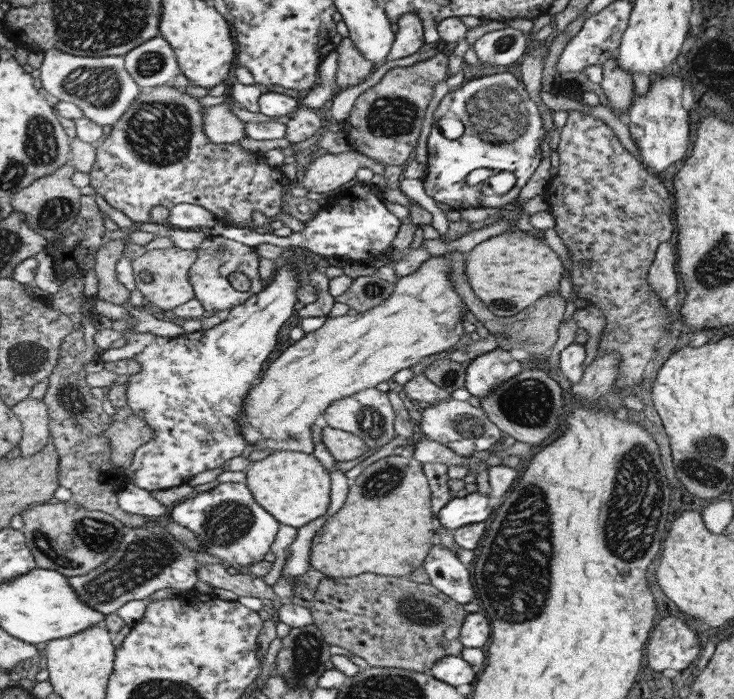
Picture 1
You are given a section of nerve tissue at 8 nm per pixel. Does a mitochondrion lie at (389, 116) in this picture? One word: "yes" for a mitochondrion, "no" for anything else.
yes

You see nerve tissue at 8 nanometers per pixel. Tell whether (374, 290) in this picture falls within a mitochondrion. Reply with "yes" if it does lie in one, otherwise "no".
yes

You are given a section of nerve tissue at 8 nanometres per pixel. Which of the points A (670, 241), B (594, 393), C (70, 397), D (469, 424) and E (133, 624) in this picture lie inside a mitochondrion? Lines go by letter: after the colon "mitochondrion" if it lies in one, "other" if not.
A: other
B: other
C: mitochondrion
D: mitochondrion
E: other

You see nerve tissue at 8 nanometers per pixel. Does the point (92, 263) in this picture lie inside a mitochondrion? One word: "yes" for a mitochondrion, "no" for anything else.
no

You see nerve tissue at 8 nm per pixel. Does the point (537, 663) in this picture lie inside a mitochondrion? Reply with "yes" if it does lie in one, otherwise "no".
no

